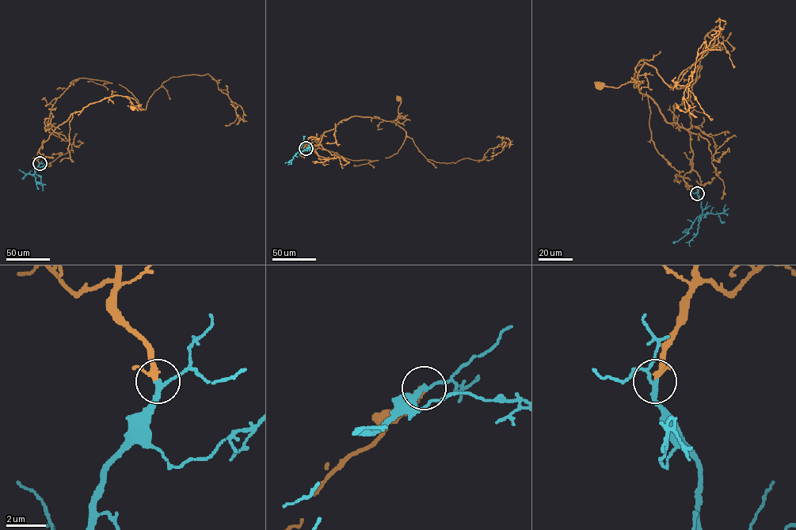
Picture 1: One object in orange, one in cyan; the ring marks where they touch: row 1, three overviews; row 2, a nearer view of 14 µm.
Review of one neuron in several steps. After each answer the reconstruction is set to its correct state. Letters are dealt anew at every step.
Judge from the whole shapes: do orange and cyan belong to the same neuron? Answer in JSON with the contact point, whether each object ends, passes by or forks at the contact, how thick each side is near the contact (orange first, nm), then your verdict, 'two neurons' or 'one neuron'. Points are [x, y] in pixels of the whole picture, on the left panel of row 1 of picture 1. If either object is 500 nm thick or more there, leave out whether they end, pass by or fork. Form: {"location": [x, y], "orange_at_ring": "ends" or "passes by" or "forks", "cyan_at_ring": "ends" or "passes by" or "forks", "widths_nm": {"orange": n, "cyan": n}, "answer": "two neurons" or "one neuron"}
{"location": [39, 163], "orange_at_ring": "passes by", "cyan_at_ring": "passes by", "widths_nm": {"orange": 190, "cyan": 190}, "answer": "one neuron"}

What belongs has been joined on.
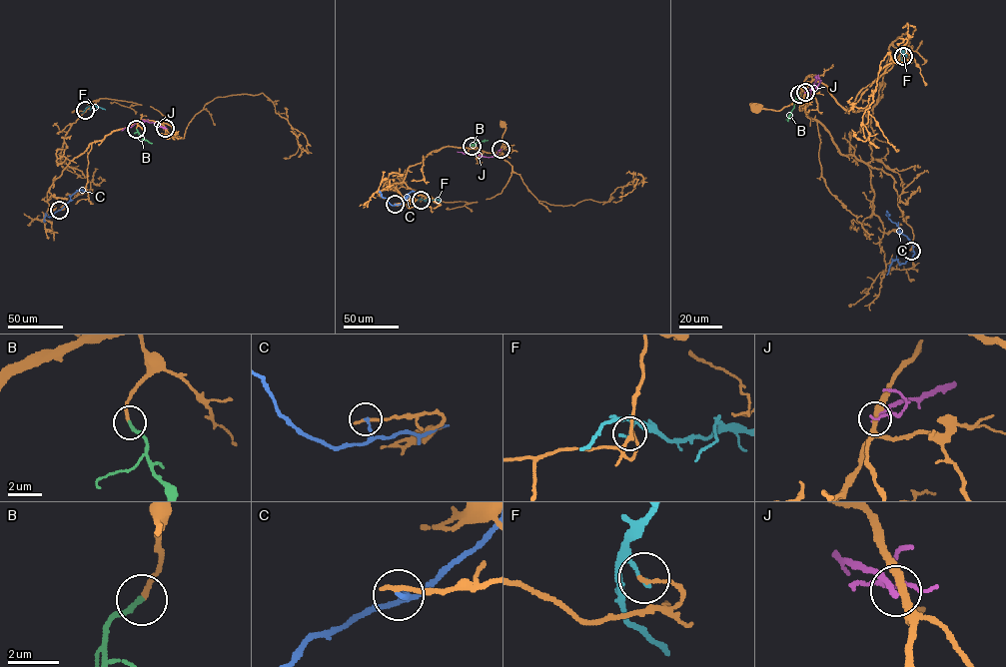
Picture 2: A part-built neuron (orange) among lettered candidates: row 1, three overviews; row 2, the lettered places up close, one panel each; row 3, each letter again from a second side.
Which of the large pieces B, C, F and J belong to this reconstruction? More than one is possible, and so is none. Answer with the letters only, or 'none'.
B, F

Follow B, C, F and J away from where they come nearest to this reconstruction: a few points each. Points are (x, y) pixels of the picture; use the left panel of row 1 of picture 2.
B: (136, 129), (140, 137), (152, 143)
C: (59, 210), (75, 192), (87, 191)
F: (85, 110), (92, 105), (105, 109)
J: (164, 128), (142, 120), (121, 130)

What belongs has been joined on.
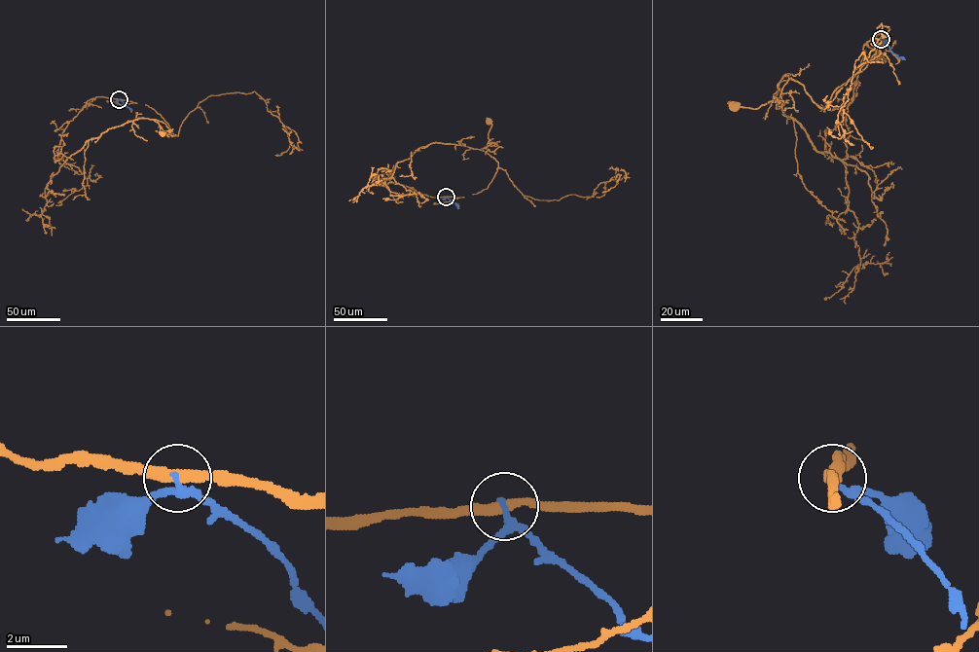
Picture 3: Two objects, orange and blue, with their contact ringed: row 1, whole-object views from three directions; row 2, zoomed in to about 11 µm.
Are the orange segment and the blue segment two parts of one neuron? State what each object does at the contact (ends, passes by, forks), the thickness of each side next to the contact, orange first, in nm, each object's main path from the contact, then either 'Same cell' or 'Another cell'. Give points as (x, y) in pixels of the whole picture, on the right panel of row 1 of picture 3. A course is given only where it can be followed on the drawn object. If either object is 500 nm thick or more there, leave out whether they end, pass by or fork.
At the ring orange passes by. At the ring blue passes by. Thickness 280 nm (orange) against 190 nm. Course of orange: (881, 39), (863, 48), (842, 160), (818, 152), (783, 113), (776, 95), (787, 76), (775, 102), (735, 105). Course of blue: (881, 39), (893, 54), (905, 59). Another cell

